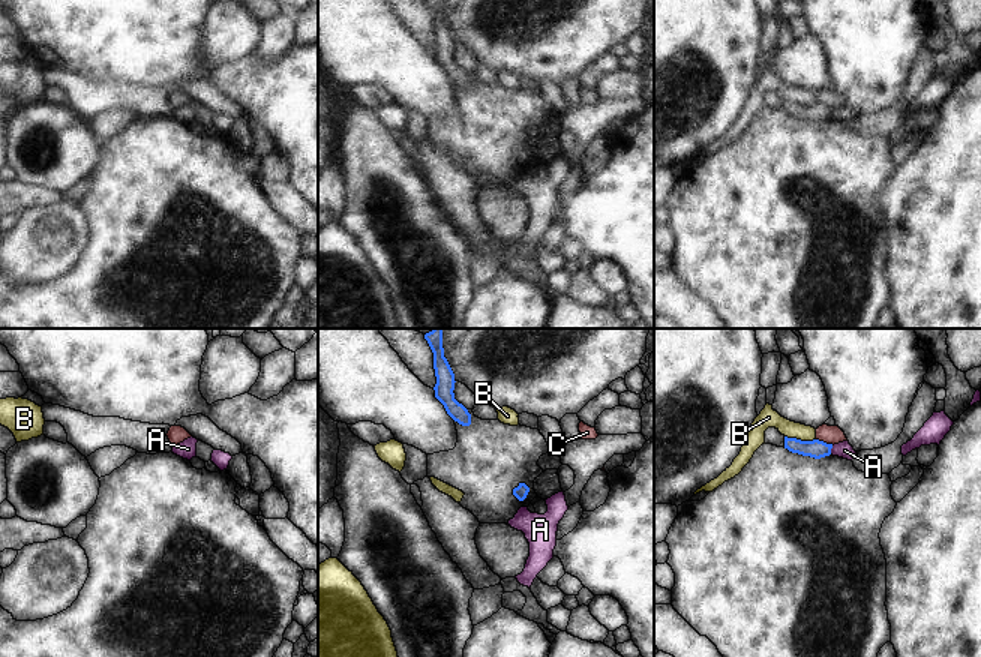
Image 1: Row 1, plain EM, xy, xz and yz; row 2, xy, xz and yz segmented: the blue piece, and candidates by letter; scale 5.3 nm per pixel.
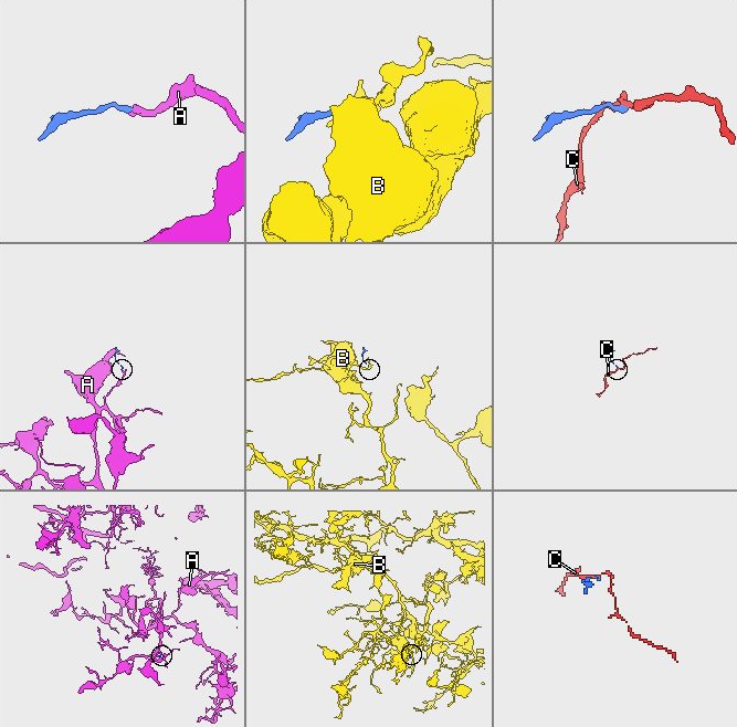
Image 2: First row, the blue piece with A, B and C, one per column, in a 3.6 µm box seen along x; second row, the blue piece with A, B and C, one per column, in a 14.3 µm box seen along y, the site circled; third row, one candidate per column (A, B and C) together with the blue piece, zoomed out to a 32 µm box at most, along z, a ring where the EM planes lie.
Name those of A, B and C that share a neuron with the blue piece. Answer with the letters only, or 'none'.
none

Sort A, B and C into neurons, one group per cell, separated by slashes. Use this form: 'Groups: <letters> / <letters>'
Groups: A / B / C.

